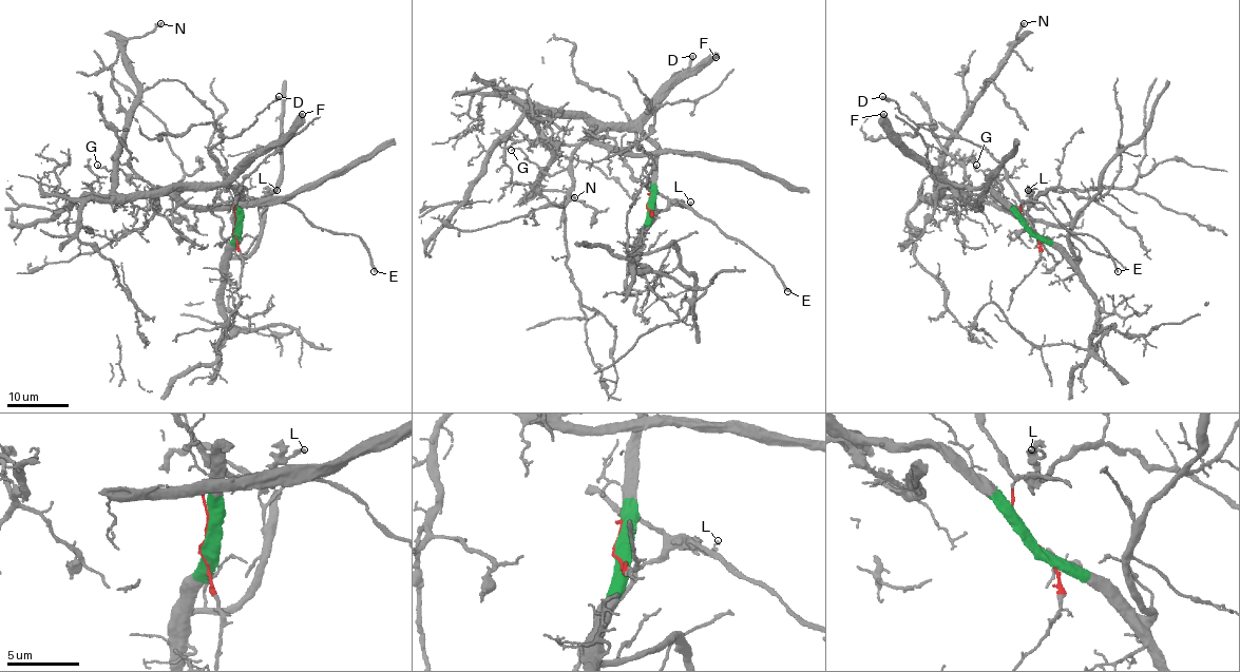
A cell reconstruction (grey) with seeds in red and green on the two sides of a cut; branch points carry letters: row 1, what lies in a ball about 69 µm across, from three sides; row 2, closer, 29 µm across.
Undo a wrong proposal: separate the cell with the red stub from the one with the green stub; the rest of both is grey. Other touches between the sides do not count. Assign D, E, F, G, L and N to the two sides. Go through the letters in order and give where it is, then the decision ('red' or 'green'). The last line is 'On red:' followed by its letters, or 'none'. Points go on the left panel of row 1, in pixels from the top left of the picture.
D: place (279, 96); red
E: place (374, 271); red
F: place (302, 114); green
G: place (97, 165); green
L: place (277, 190); red
N: place (160, 23); green
On red: D, E, L

